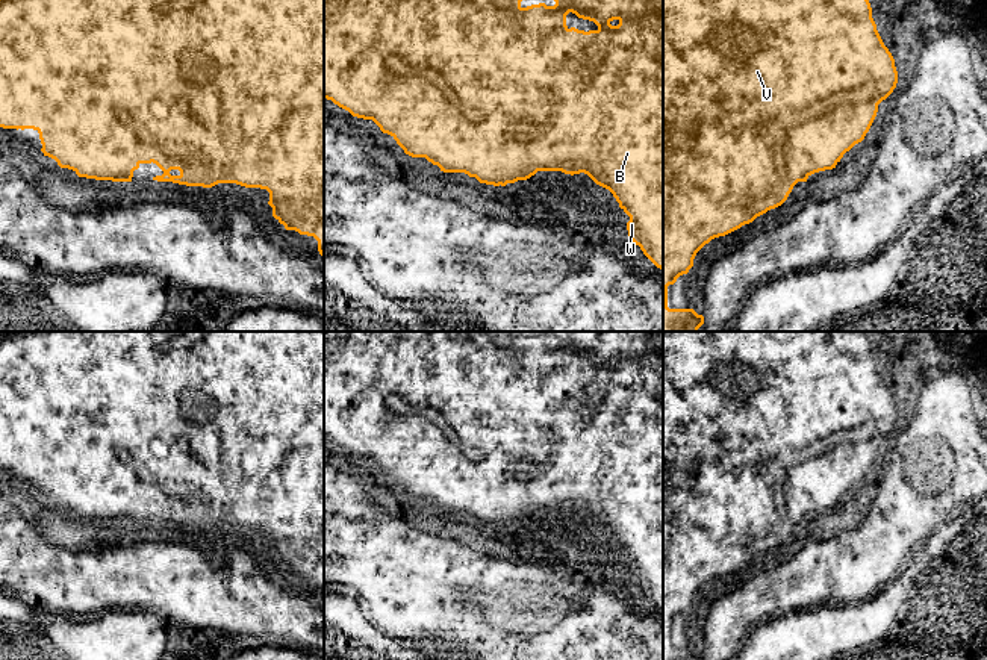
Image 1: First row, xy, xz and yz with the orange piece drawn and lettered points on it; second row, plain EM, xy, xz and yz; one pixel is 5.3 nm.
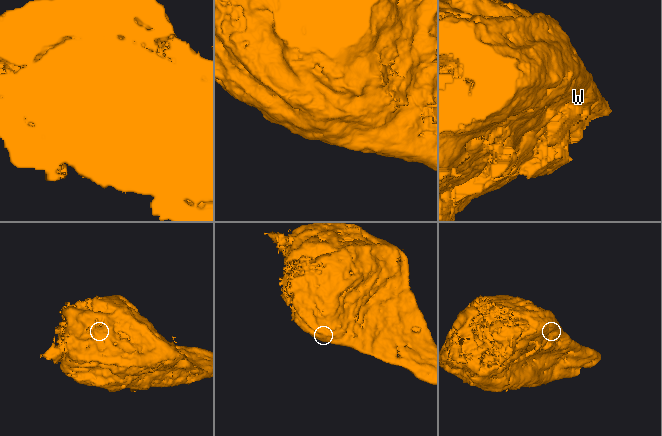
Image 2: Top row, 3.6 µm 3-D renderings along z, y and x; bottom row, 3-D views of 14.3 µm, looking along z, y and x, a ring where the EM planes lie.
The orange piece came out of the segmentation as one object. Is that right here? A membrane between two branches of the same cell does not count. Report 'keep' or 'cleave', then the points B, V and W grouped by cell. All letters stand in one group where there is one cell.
cleave | B / V W

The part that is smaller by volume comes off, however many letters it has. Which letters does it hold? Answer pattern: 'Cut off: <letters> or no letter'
Cut off: B

